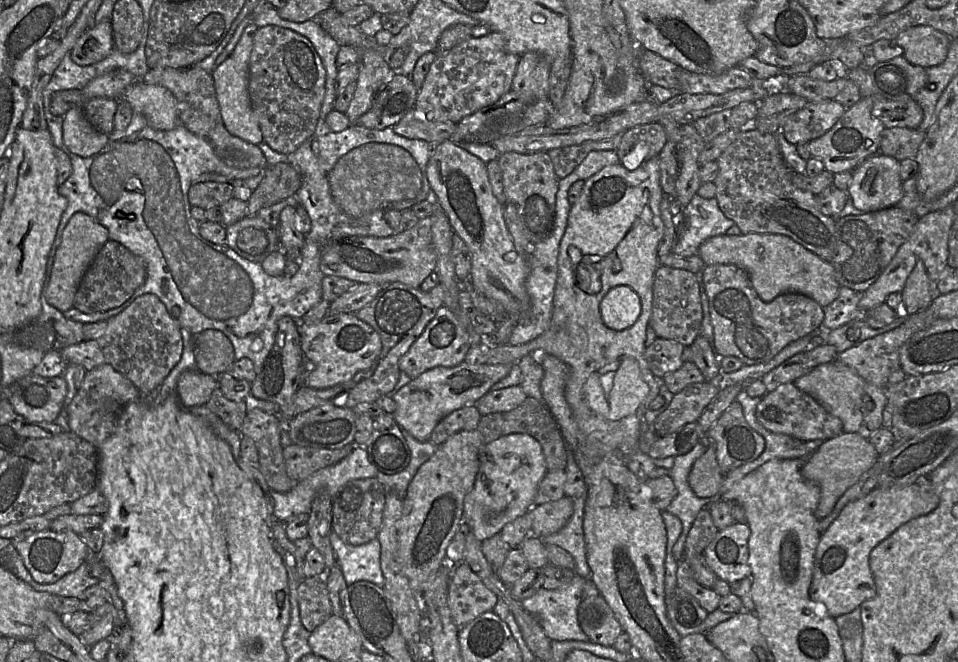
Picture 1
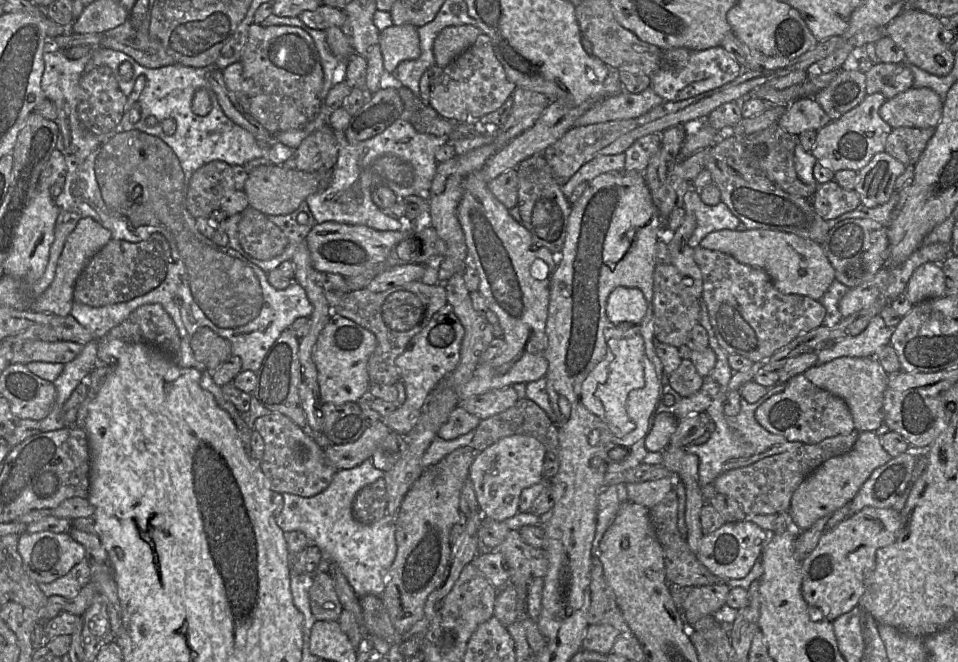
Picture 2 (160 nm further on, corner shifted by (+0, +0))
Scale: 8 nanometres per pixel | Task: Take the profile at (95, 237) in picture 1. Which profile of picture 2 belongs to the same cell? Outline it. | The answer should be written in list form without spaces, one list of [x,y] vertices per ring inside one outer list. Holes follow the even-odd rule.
[[[91,217],[79,220],[75,229],[67,237],[59,257],[55,277],[50,286],[29,304],[29,309],[39,313],[68,316],[73,305],[74,285],[90,259],[112,239],[111,231]]]

